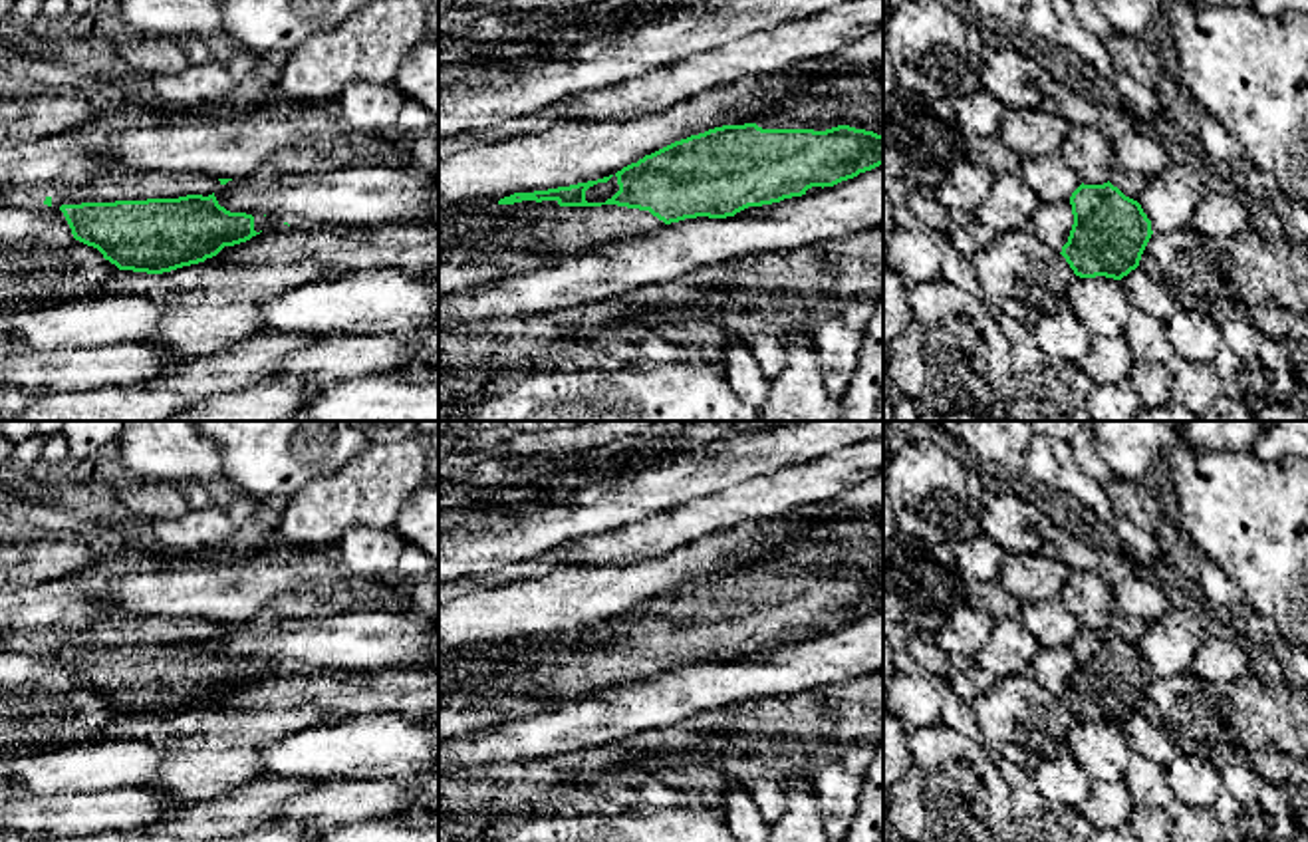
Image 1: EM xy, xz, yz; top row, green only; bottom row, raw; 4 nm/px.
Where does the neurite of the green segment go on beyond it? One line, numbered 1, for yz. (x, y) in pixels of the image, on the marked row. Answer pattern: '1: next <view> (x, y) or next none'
1: next yz (1132, 185)

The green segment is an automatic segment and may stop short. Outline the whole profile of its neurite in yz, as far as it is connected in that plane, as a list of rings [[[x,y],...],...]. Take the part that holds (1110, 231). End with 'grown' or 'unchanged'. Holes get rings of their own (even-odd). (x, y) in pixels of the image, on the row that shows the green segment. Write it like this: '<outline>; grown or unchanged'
[[[1113,169],[1104,185],[1080,185],[1072,197],[1074,224],[1062,256],[1076,276],[1121,280],[1139,266],[1153,234],[1137,203],[1147,179]]]; grown

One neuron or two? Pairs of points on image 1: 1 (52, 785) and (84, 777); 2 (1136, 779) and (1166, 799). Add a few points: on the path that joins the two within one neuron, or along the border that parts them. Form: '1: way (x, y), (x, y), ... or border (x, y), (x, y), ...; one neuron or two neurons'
1: way (60, 777), (76, 777); one neuron
2: way (1144, 783), (1158, 795); one neuron

